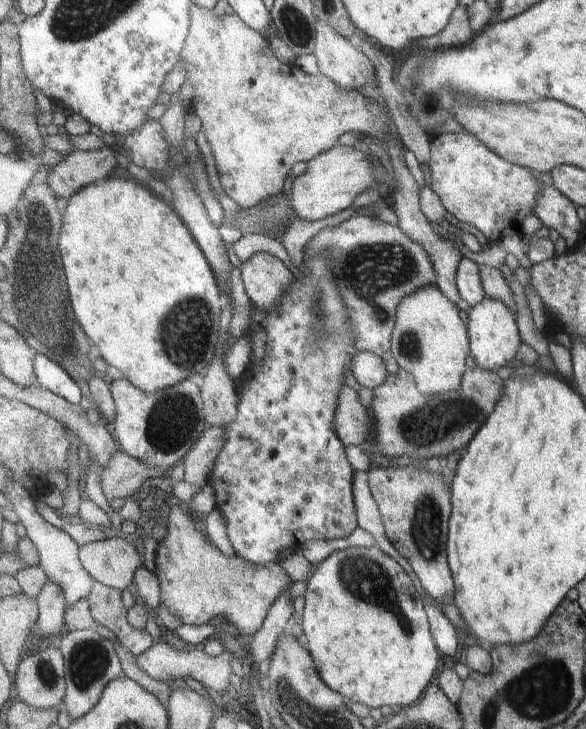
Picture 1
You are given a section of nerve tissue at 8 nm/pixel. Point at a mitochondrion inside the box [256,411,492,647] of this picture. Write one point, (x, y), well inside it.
(367, 578)

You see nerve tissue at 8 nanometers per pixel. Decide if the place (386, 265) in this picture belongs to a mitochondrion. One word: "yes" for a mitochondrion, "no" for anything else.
yes

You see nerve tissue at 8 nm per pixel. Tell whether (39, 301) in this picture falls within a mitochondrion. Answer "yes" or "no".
yes

